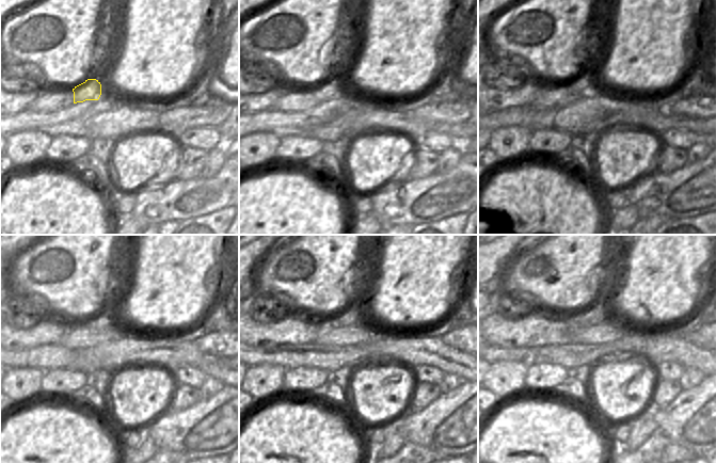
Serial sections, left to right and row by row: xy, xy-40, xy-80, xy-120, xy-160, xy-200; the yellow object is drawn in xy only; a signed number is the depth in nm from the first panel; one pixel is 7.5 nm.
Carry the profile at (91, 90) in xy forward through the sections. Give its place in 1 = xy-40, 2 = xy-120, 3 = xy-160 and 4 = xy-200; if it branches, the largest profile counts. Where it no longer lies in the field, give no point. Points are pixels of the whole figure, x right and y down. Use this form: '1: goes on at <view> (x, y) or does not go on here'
1: goes on at xy-40 (331, 89)
2: goes on at xy-120 (105, 320)
3: goes on at xy-160 (350, 316)
4: goes on at xy-200 (597, 314)

